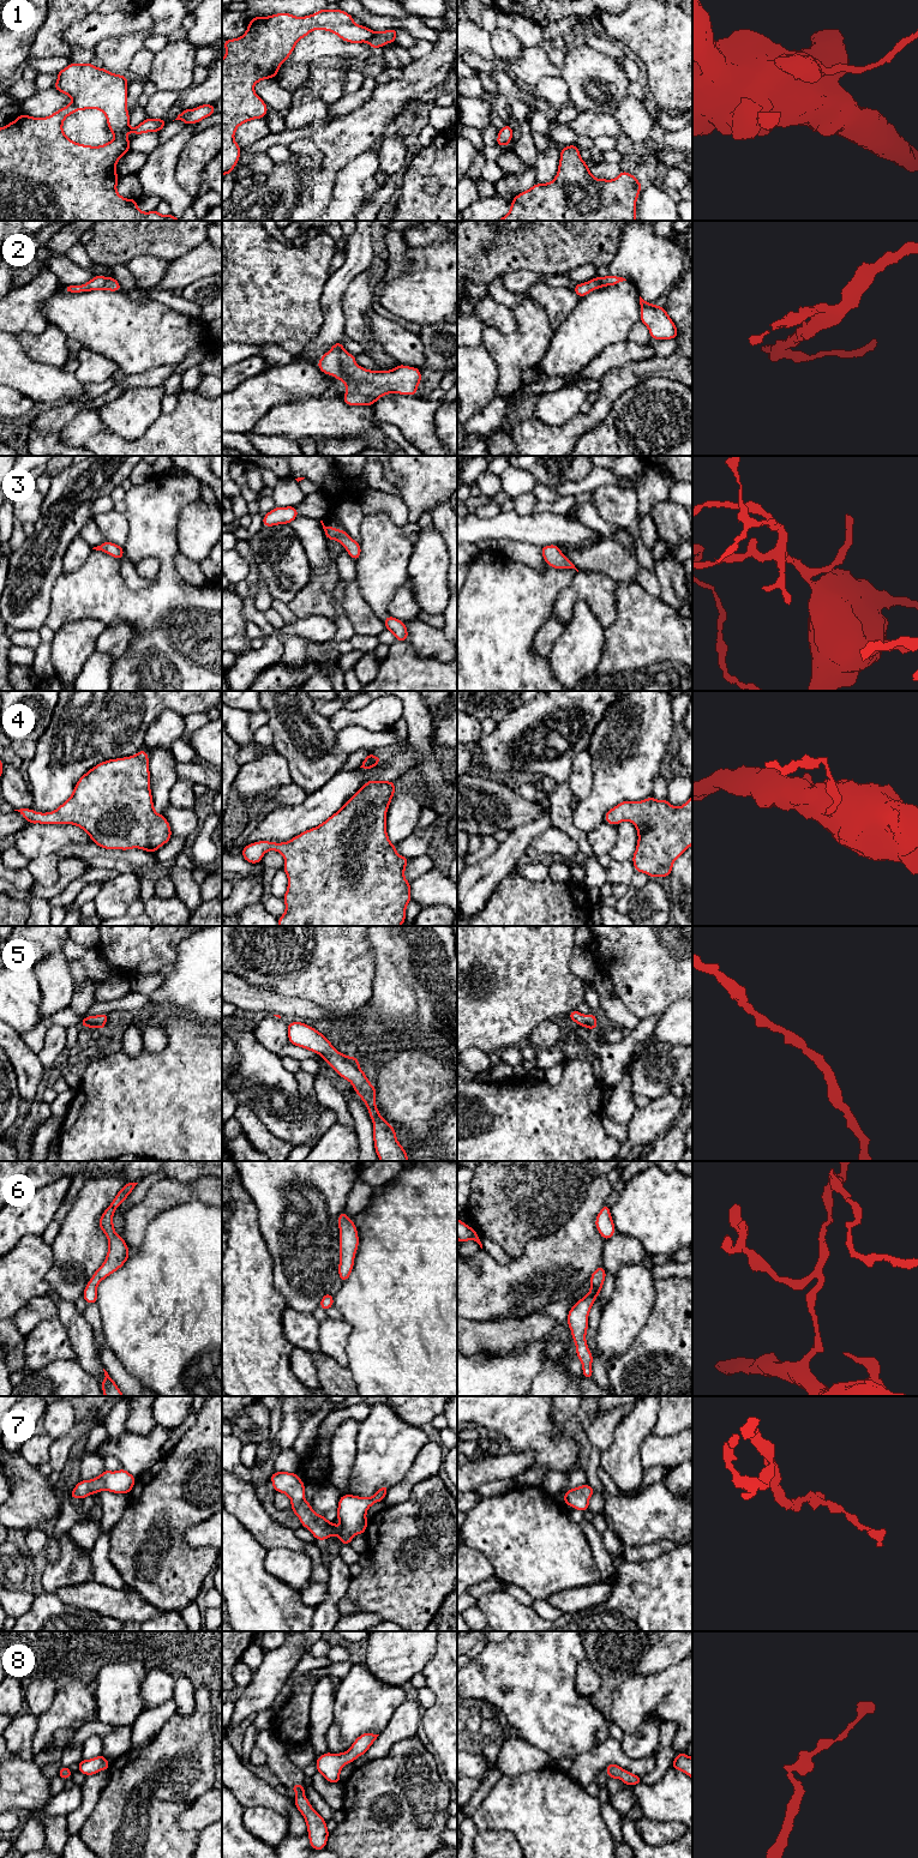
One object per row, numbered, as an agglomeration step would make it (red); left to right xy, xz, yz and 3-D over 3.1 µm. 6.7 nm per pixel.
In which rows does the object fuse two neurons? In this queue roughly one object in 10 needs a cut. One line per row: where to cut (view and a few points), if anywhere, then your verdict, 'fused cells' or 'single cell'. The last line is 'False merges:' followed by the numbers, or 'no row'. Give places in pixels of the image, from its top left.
1: no cut; single cell
2: no cut; single cell
3: no cut; single cell
4: no cut; single cell
5: no cut; single cell
6: no cut; single cell
7: no cut; single cell
8: no cut; single cell
False merges: no row

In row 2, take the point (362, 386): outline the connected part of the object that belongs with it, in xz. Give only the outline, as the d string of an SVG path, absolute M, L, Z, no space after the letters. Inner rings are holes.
M341 341L335 343L331 349L320 357L317 366L323 373L334 375L337 380L346 384L347 393L342 399L347 405L373 407L378 398L391 392L415 396L418 386L422 379L419 368L408 367L406 365L398 365L390 371L370 371L362 368L355 362L355 355L344 350Z

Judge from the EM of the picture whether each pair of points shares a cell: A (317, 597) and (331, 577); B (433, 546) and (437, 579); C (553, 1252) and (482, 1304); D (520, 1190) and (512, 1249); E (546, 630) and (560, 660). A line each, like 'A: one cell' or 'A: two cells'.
A: one cell
B: one cell
C: one cell
D: one cell
E: two cells

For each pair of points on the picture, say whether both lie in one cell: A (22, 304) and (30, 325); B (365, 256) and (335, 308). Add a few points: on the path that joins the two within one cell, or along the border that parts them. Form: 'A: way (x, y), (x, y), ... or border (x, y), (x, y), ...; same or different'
A: way (22, 308), (22, 312), (30, 320); same
B: way (352, 269), (335, 287), (335, 295); same

